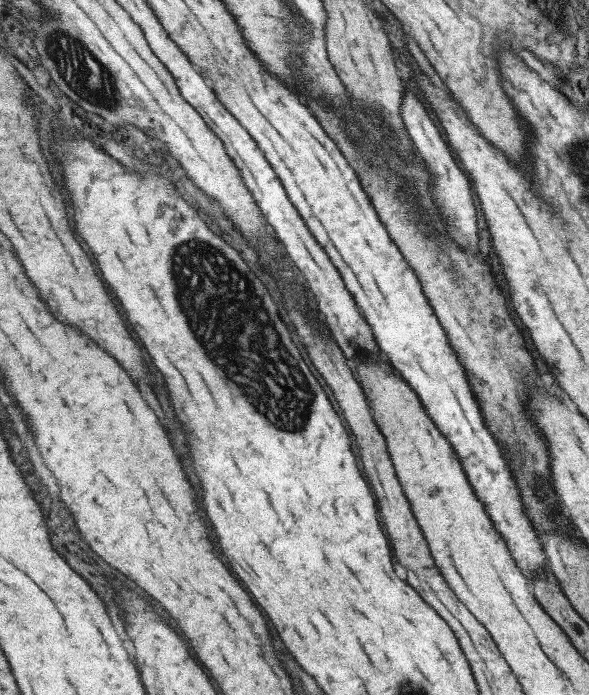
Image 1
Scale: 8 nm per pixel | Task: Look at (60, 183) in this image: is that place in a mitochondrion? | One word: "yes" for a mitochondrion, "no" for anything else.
no

